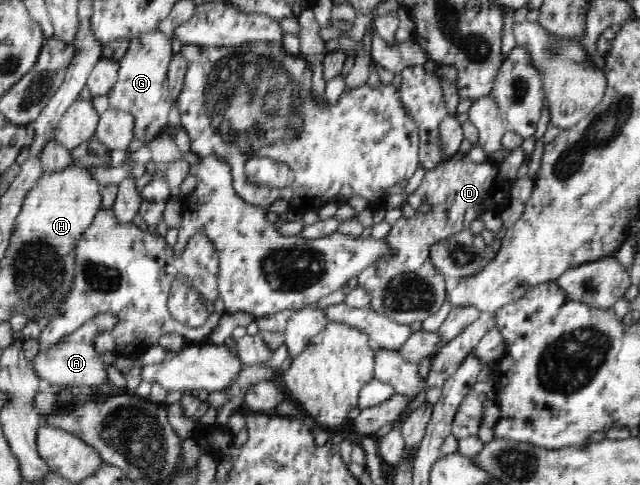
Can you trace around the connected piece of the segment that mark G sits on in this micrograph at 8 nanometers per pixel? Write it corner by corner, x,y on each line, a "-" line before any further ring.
160,30
149,33
141,33
141,37
129,40
129,47
125,55
120,59
120,68
115,86
107,96
109,108
126,111
134,117
134,138
141,141
151,141
158,137
168,127
169,110
173,100
170,98
167,81
168,65
173,53
171,46
173,37
164,35

